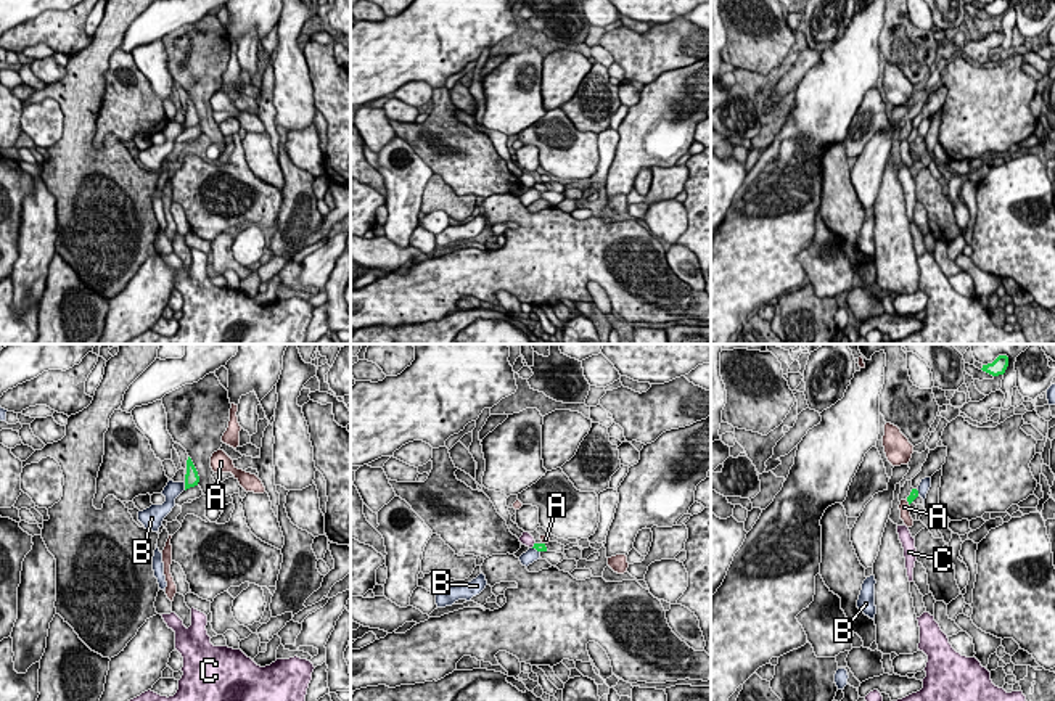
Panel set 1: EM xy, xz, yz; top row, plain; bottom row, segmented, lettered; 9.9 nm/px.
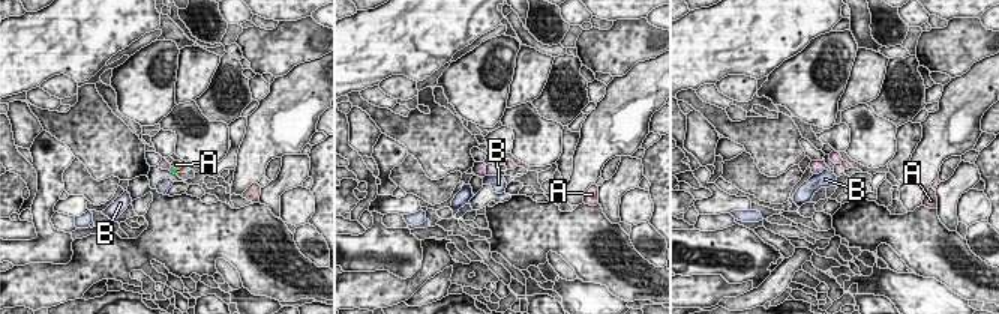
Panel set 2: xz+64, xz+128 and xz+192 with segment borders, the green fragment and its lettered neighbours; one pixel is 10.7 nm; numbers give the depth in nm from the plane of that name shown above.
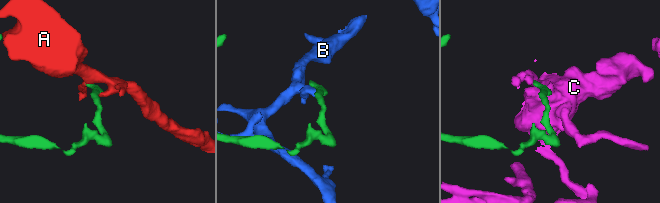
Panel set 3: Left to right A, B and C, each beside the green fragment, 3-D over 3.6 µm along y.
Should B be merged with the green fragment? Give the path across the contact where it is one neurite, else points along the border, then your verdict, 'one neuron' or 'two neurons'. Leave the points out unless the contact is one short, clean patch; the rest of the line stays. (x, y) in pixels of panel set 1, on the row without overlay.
two neurons

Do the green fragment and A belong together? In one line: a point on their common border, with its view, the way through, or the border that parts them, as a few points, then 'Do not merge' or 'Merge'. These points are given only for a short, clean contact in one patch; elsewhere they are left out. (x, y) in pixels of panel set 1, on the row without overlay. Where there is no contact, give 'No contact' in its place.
Touches green at yz (907, 140). Do not merge

